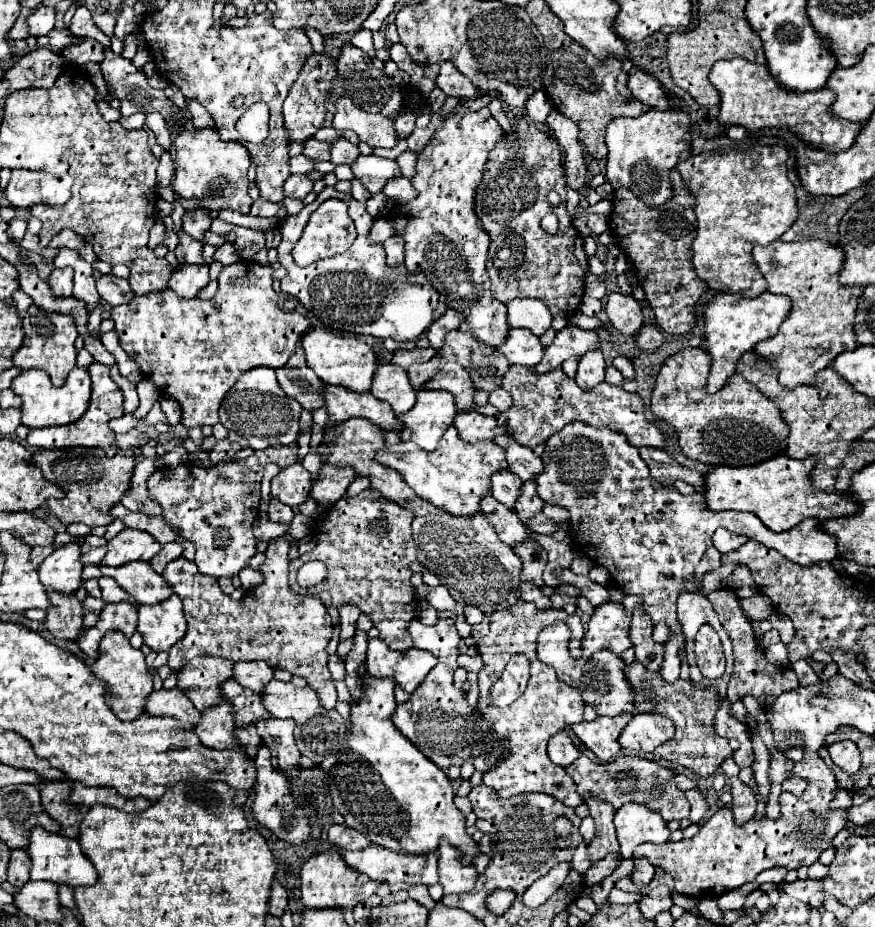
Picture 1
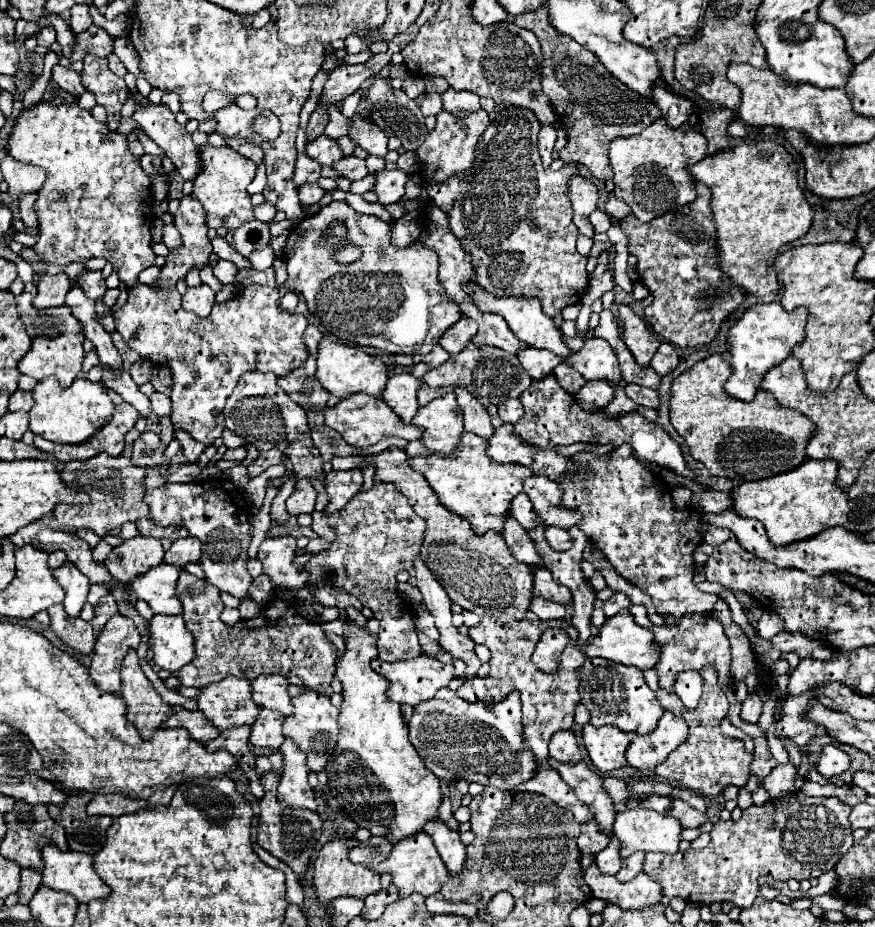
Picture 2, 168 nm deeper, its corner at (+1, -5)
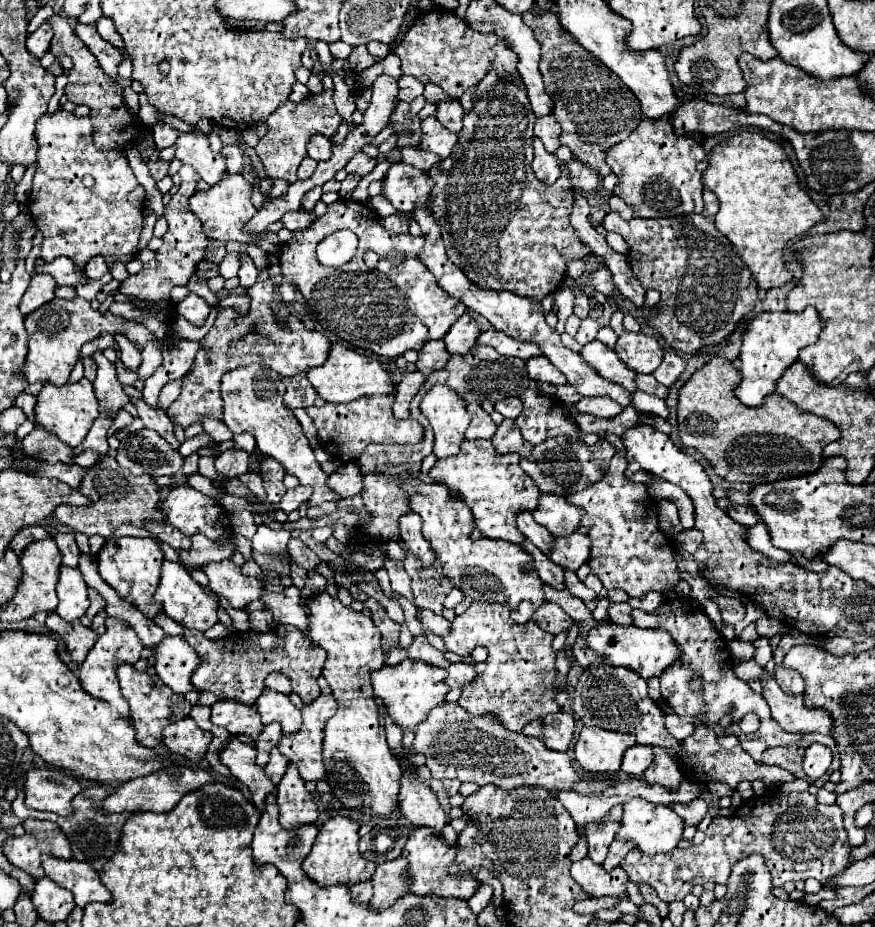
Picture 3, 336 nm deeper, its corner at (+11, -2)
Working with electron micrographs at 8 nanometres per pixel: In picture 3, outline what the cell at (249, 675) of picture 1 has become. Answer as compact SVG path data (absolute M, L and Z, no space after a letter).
M266 687L262 691L262 695L256 699L256 709L262 715L262 723L264 725L270 723L270 721L278 721L282 725L284 733L294 733L302 725L300 709L296 709L292 705L288 695L278 693L274 689Z

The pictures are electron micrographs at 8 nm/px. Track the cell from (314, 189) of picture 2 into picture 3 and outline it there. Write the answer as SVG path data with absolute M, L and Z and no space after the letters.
M314 187L314 189L310 189L310 191L302 197L302 207L304 207L306 211L312 211L314 205L316 205L316 201L320 199L320 195L322 195L322 187Z

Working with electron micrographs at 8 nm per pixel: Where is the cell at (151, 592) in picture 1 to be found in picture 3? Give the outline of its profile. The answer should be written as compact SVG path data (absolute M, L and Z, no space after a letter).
M164 561L162 563L162 575L160 575L160 585L154 593L154 601L162 605L164 613L168 617L172 617L176 623L182 623L190 629L198 629L198 631L206 631L210 629L216 621L216 609L218 609L218 597L210 597L206 595L206 591L188 575L188 571L174 563L174 561Z

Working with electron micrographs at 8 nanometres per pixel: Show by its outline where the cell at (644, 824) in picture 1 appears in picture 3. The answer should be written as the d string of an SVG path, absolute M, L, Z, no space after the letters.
M632 799L624 803L622 825L616 837L624 837L624 841L632 841L646 855L658 855L676 849L678 841L682 839L682 829L684 829L684 821L668 805L654 805L644 799Z

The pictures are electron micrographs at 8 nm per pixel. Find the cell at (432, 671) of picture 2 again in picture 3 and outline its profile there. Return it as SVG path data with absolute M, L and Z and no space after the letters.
M404 659L398 665L384 665L382 669L372 671L372 687L376 697L384 701L390 719L396 721L402 729L414 731L414 727L420 721L424 721L428 711L444 701L448 693L448 687L444 685L444 677L446 677L446 669L428 665L420 659Z

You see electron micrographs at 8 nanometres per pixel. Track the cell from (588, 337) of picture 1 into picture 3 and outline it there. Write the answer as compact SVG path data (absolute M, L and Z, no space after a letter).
M590 341L588 345L582 347L580 357L584 357L584 361L588 361L588 365L592 365L596 369L596 373L600 373L600 377L604 377L606 381L618 383L628 391L636 391L636 383L634 383L634 371L628 369L618 355L606 347L600 341Z

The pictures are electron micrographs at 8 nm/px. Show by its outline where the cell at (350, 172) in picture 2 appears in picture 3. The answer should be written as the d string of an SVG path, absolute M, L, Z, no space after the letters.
M356 153L356 155L348 161L348 165L346 165L344 169L346 169L346 173L356 173L356 175L364 177L364 175L368 175L368 173L374 169L376 163L378 163L376 159L368 157L368 155L364 155L364 153Z

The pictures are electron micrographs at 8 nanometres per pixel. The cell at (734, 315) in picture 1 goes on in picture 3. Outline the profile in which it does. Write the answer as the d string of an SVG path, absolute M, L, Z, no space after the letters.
M806 307L802 313L764 311L764 313L754 315L746 323L740 355L734 361L736 369L742 375L740 385L736 385L736 397L748 407L762 405L762 399L774 393L774 383L776 379L780 379L782 371L798 359L798 351L802 347L818 341L820 331L822 331L822 321L816 309L812 307Z

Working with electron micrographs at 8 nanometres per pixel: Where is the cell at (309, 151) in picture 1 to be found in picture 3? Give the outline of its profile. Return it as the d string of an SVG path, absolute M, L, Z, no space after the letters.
M316 135L314 141L308 143L308 157L316 159L316 161L326 161L330 159L330 139L328 137L320 137Z

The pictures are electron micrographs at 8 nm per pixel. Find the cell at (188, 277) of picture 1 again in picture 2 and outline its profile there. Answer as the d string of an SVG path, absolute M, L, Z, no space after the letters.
M206 284L198 288L188 288L188 292L182 296L182 308L190 310L198 316L210 316L210 310L214 306L214 290Z

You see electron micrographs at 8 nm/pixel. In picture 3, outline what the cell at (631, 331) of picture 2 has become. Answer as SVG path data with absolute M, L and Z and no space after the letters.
M624 331L616 343L618 357L638 373L654 373L664 355L658 339L648 337L644 333Z

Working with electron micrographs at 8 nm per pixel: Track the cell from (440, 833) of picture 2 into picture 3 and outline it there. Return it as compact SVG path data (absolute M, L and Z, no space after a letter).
M402 765L402 769L404 779L400 787L400 811L412 825L426 825L438 837L442 837L442 829L446 825L446 813L440 807L434 791L428 785L418 783L416 777L412 777L406 771L406 765Z

